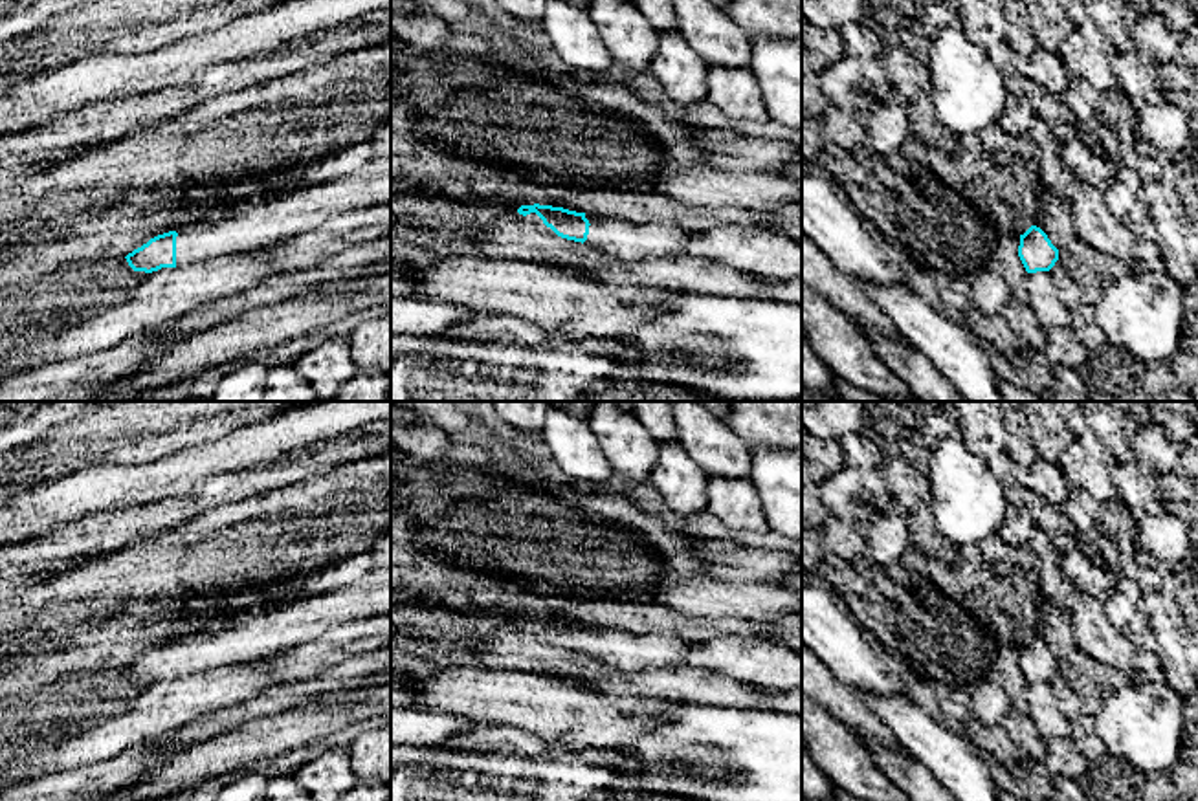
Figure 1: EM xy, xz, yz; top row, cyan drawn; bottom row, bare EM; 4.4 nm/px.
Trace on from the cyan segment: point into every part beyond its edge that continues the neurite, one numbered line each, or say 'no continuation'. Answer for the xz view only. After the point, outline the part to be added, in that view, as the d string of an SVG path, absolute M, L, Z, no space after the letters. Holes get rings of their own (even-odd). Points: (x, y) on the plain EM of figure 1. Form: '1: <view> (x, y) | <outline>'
1: xz (624, 651) | M598 625L585 629L591 636L583 654L626 673L686 667L688 654L697 647L666 634L631 634Z

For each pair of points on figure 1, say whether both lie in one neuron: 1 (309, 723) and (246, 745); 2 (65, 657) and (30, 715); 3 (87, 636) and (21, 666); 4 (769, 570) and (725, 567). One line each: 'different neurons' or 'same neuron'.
1: same neuron
2: different neurons
3: same neuron
4: same neuron

